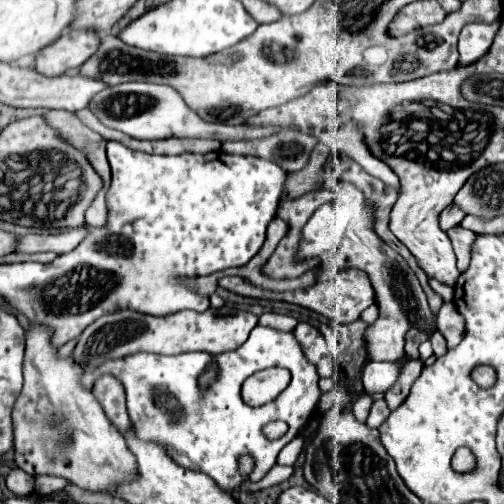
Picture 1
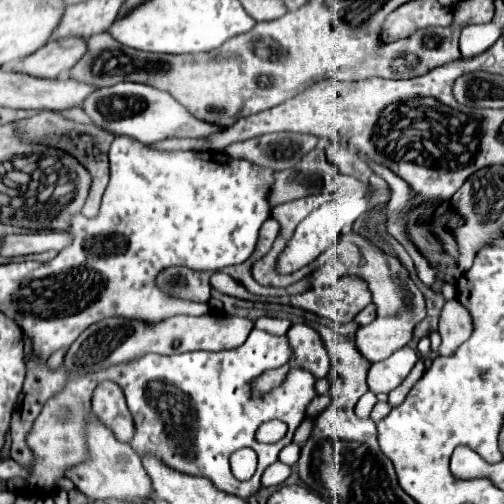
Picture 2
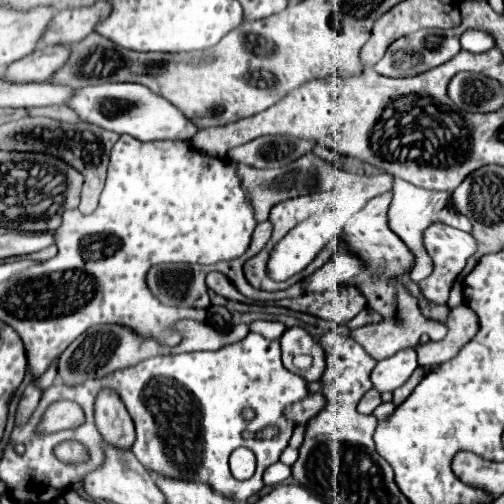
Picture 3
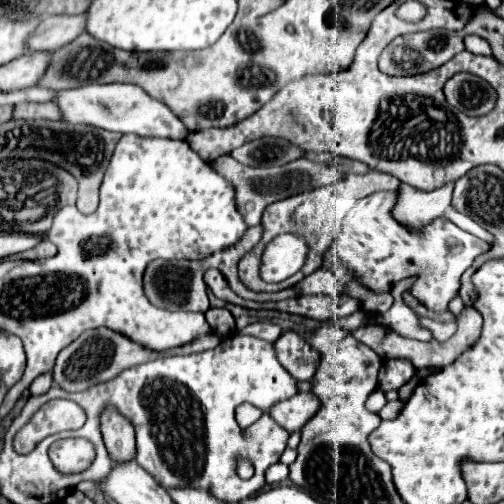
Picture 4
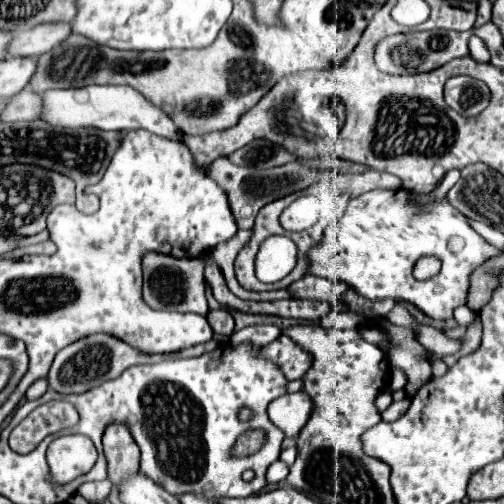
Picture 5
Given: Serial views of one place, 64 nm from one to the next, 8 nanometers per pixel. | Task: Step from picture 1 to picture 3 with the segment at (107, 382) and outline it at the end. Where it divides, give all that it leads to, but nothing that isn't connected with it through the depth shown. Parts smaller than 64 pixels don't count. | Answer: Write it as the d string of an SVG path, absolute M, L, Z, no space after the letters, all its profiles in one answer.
M102 388L94 402L96 428L110 444L130 448L134 444L134 422L120 396L112 388Z

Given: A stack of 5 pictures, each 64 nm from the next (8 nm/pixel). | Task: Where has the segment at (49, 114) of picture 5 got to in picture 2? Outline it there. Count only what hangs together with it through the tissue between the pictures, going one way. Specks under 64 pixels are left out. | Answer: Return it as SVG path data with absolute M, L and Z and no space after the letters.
M120 82L116 86L98 88L84 100L82 108L100 128L130 136L142 144L152 144L164 138L184 138L184 136L208 138L224 130L222 126L196 120L196 116L192 116L178 100L174 100L172 94L138 82Z

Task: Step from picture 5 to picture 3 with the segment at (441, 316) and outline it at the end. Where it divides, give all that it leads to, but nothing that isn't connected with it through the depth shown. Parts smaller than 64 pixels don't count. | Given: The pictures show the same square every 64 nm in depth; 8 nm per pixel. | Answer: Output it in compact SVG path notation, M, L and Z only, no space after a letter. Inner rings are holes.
M390 188L384 194L372 198L360 212L356 212L348 220L348 224L344 226L342 238L352 246L352 250L360 258L364 258L380 274L384 274L384 276L402 276L406 270L410 270L414 266L414 258L412 258L410 250L404 246L404 242L386 224L386 210L388 210L388 204L390 204L392 196L393 192ZM436 222L436 224L432 224L432 226L428 226L424 230L424 248L430 254L430 258L434 260L434 272L432 272L430 278L426 278L426 280L420 282L422 294L430 302L446 304L448 302L448 294L450 294L450 288L452 288L456 276L462 272L462 268L466 264L466 258L476 250L476 244L474 244L474 240L472 240L470 234L466 234L462 230L456 230L452 226L446 226L442 222Z

